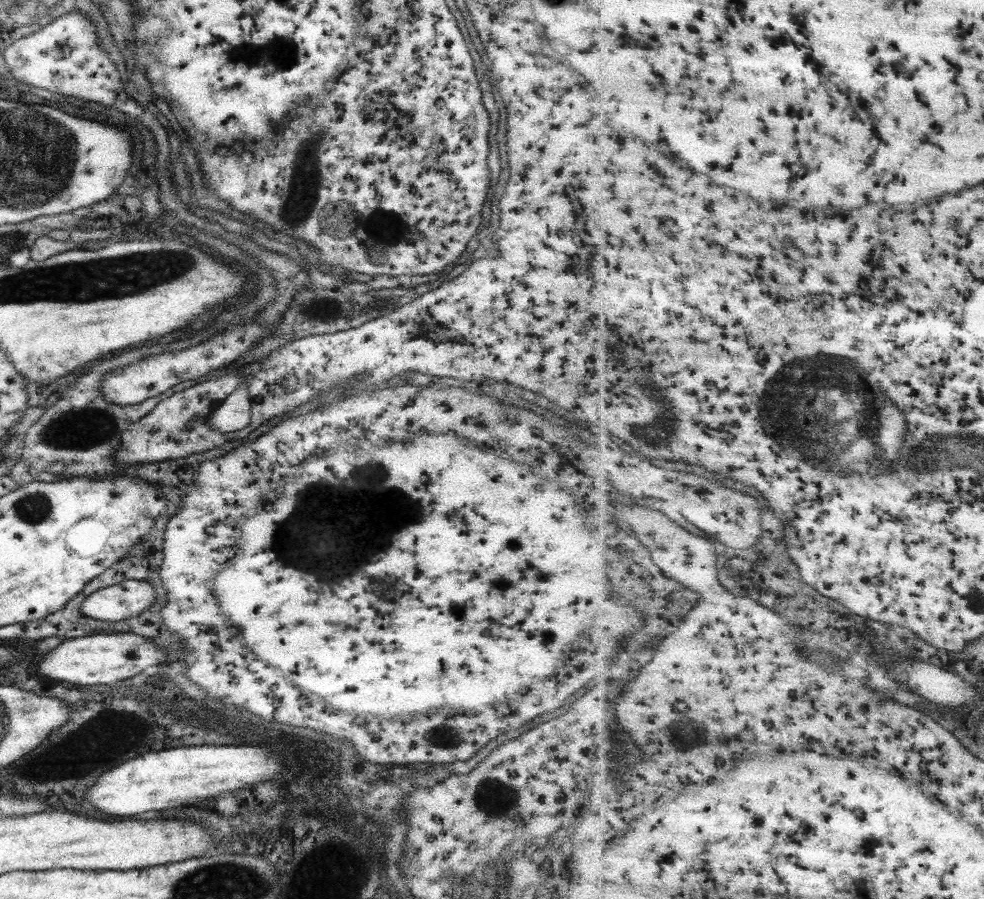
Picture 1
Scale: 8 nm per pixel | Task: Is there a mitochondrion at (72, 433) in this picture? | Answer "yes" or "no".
yes

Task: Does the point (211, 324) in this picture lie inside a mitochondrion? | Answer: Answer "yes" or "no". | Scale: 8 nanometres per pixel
no

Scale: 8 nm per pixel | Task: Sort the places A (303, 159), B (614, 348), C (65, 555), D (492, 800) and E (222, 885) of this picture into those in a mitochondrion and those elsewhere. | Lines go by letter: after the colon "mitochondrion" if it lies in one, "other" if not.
A: mitochondrion
B: other
C: other
D: mitochondrion
E: mitochondrion

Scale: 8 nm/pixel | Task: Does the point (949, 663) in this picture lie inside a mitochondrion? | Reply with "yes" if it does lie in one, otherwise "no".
no

